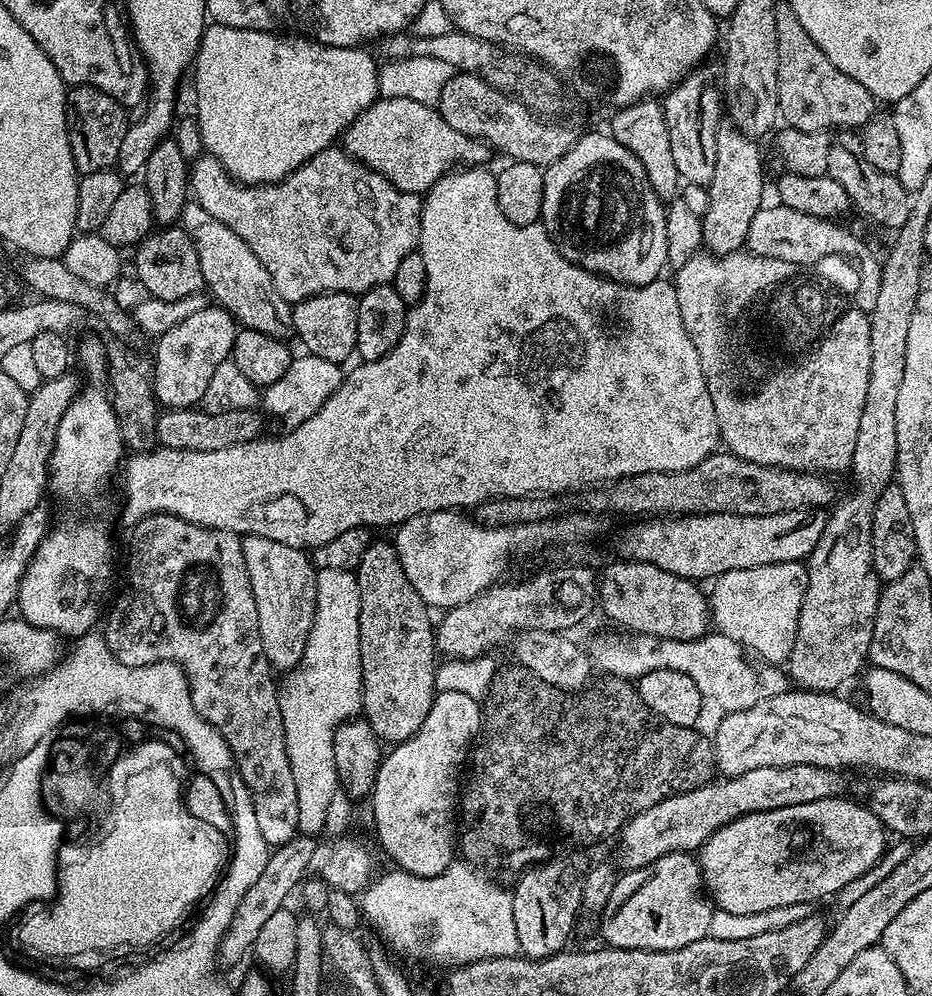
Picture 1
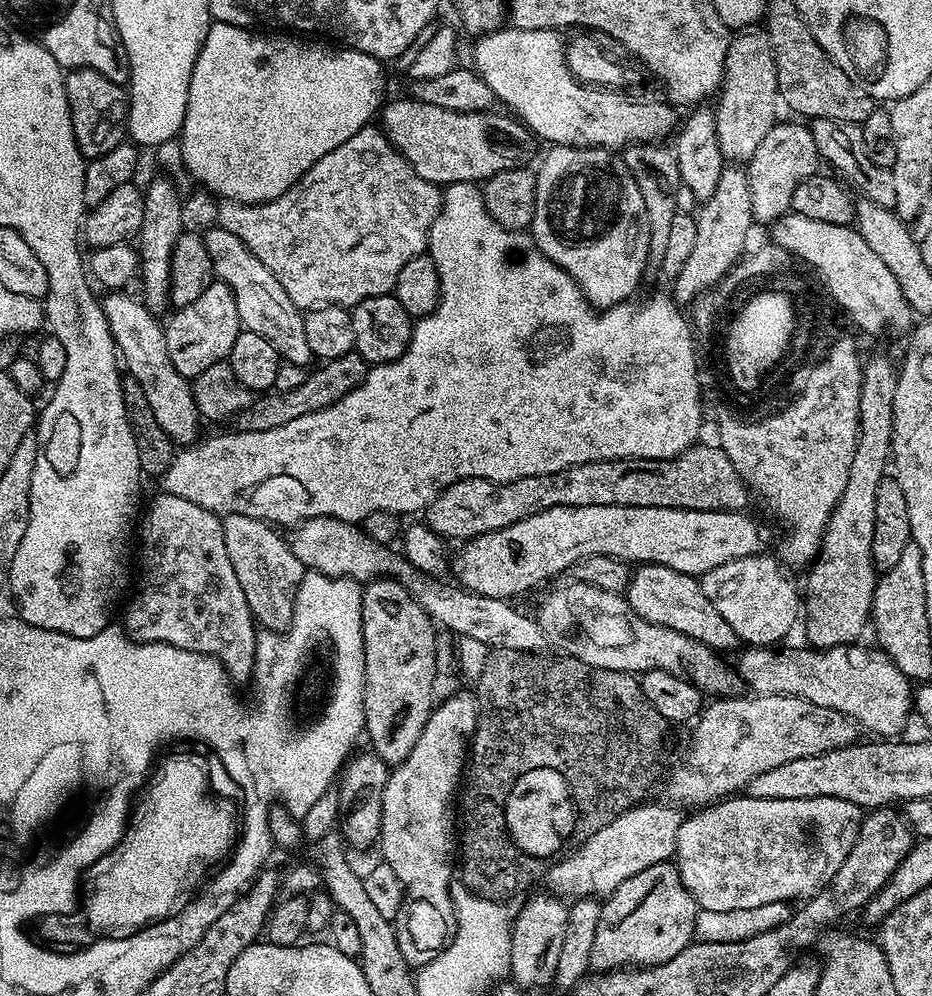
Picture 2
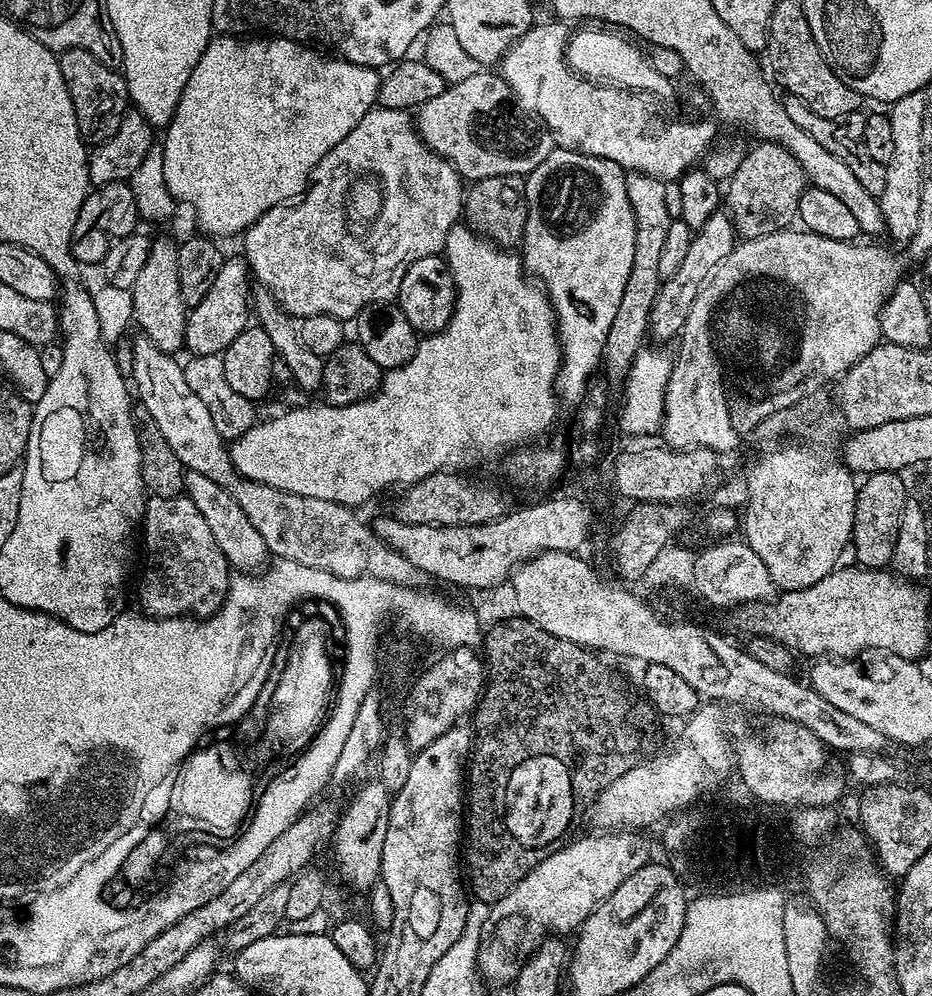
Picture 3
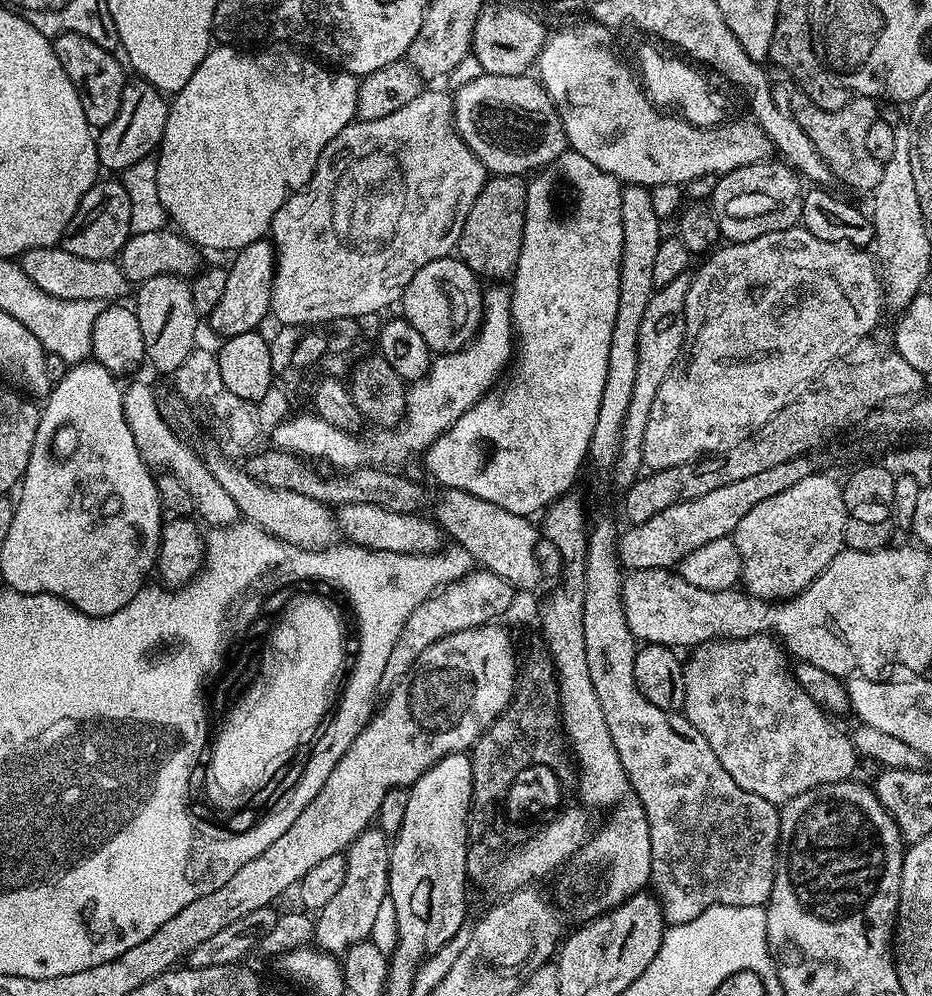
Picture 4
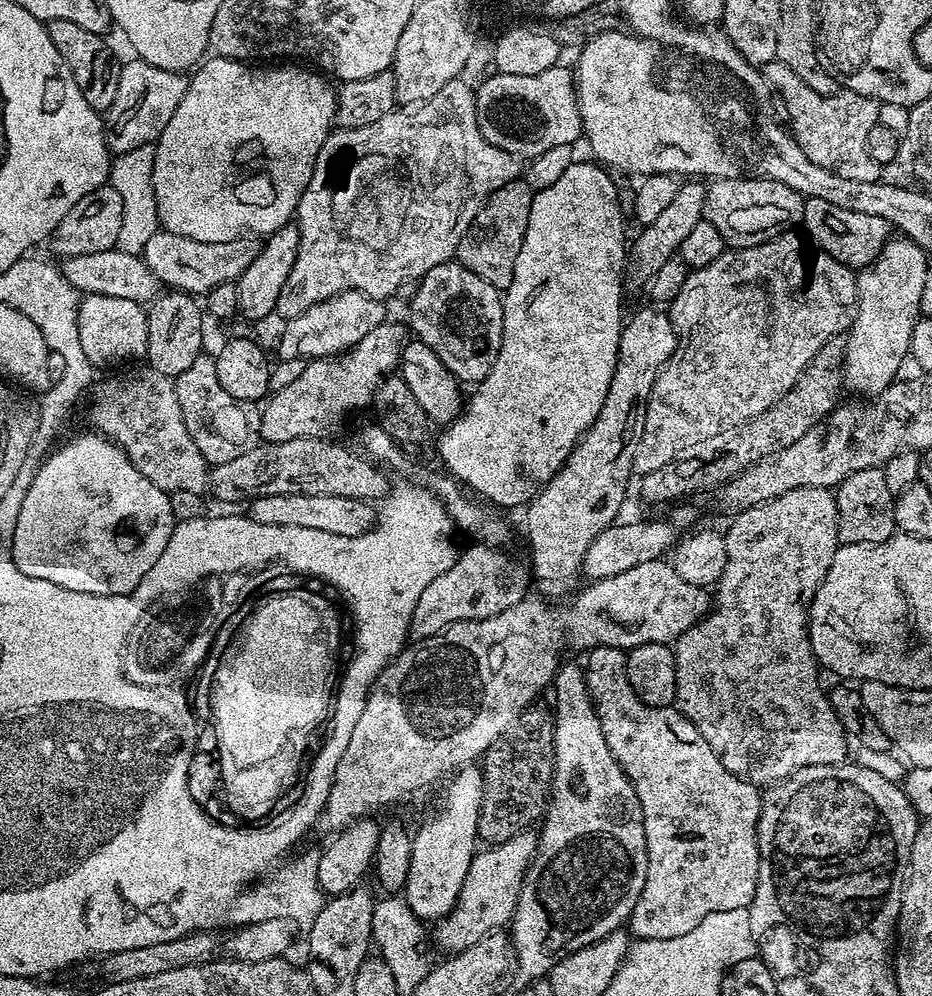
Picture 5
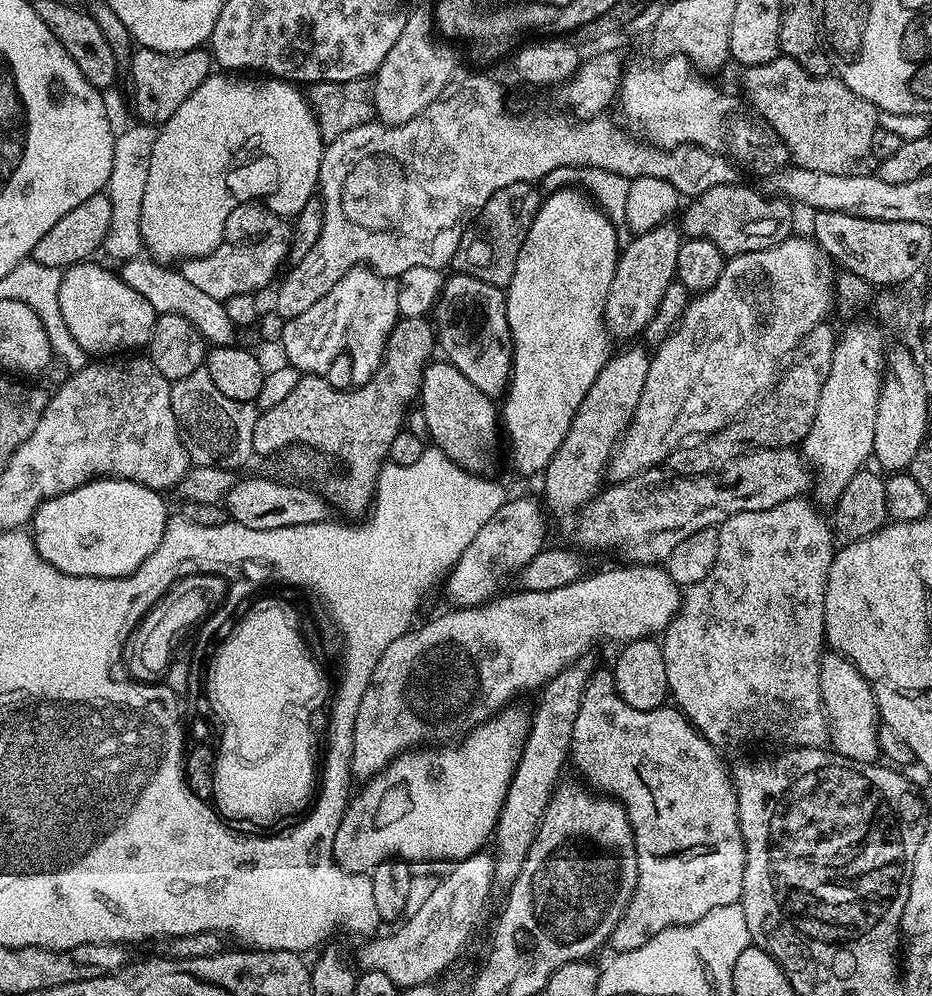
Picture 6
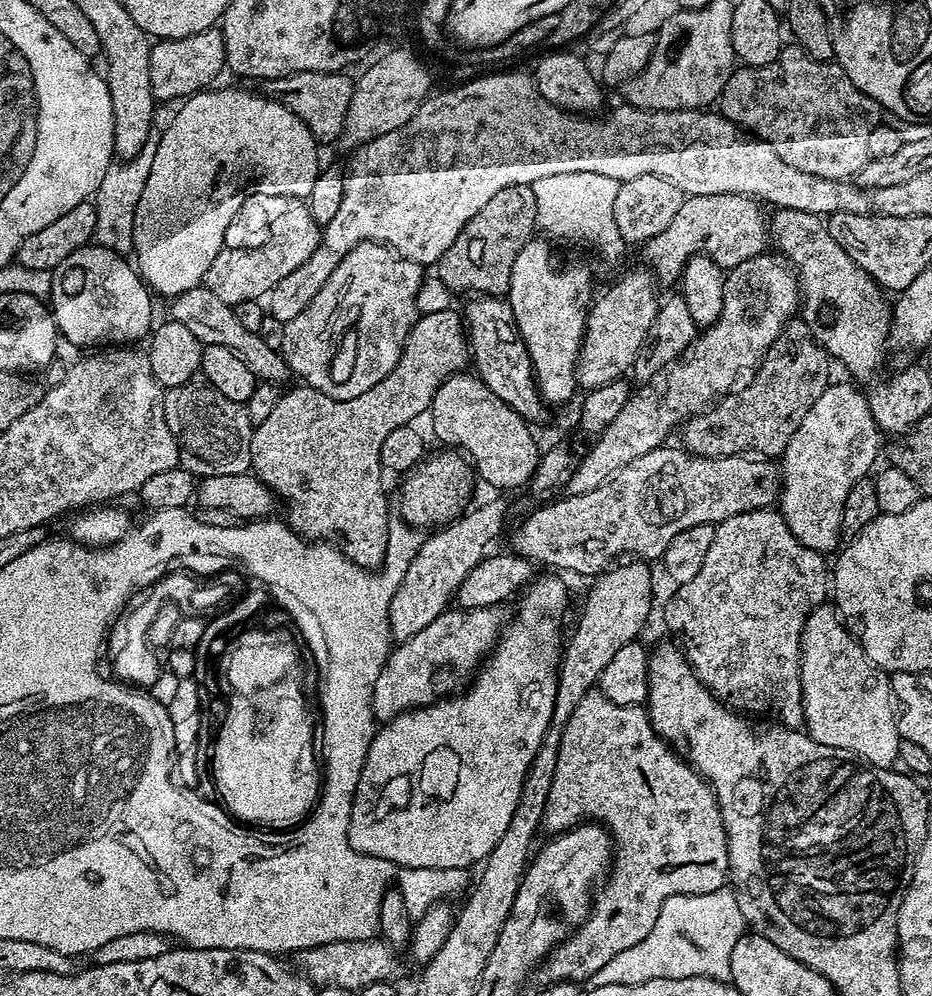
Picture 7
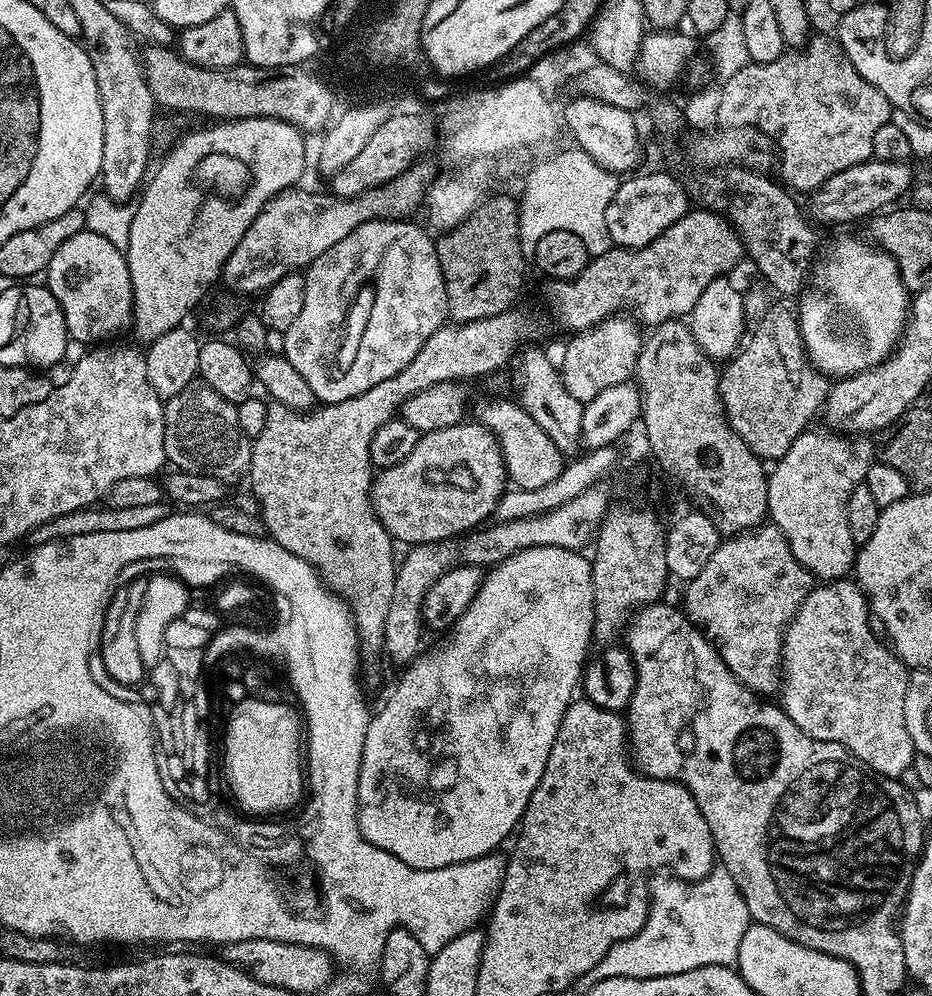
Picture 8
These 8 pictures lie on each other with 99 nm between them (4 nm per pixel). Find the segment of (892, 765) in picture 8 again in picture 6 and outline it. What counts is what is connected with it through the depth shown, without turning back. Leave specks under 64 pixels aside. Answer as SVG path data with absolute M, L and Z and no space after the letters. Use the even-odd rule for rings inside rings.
M832 650L820 657L820 693L824 713L828 716L831 751L851 760L873 763L880 756L876 729L881 723L881 718L870 681L849 660Z

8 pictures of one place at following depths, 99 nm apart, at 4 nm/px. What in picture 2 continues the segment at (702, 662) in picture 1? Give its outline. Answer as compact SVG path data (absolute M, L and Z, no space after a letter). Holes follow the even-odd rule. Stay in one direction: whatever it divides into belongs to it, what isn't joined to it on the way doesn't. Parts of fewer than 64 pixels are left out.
M843 644L823 651L811 646L804 648L784 648L785 646L748 646L739 653L739 679L749 684L758 696L793 696L810 702L816 708L833 708L852 717L861 729L869 728L880 738L896 738L914 716L914 688L902 670L879 651L867 652L861 646Z

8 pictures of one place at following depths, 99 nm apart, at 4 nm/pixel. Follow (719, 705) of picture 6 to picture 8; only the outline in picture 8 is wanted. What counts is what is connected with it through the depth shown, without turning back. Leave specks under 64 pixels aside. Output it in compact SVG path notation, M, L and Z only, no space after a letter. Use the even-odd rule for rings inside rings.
M765 522L751 532L721 539L714 554L710 554L710 562L702 566L694 579L687 581L682 611L689 622L696 625L715 646L722 662L726 662L738 682L745 684L761 698L772 698L782 688L784 630L802 602L812 593L813 587L812 573L800 565L798 558L794 558L782 530L778 530L771 522Z

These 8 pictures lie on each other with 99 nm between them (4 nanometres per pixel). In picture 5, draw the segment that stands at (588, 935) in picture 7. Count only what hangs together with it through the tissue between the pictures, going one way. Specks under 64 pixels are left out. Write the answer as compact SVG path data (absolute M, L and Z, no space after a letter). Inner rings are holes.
M594 648L587 653L588 664L584 680L588 684L588 693L592 699L592 705L596 708L596 717L602 728L602 734L606 738L606 746L610 748L610 754L619 762L622 770L630 778L634 790L638 794L638 802L642 806L644 815L644 829L646 830L646 854L648 865L646 866L646 886L642 886L642 894L632 911L630 921L630 932L636 940L661 940L662 938L678 938L682 934L690 934L702 918L706 918L715 912L722 910L738 910L747 908L754 898L754 890L758 886L758 870L760 869L760 851L758 850L758 818L760 817L760 805L762 803L762 792L757 785L751 784L748 780L738 778L722 766L718 754L710 750L710 742L698 734L698 726L690 722L675 707L655 708L649 704L643 704L634 694L630 686L630 678L626 678L626 662L628 657L623 648Z

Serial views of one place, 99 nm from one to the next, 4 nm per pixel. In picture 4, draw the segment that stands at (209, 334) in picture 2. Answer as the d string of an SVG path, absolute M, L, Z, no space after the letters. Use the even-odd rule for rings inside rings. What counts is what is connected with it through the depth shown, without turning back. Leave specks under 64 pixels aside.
M271 239L255 240L239 249L227 265L226 287L218 306L214 306L210 323L220 338L257 331L272 311L272 283L276 277L276 249Z

